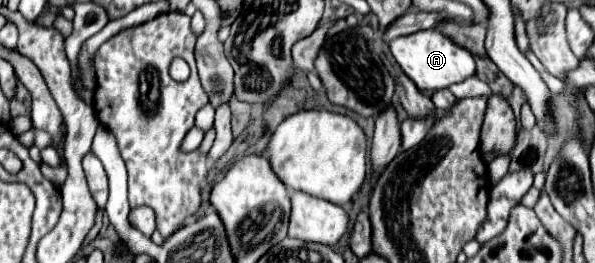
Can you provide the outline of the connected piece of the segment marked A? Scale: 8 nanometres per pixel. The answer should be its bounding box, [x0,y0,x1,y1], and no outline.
[389,30,475,92]

